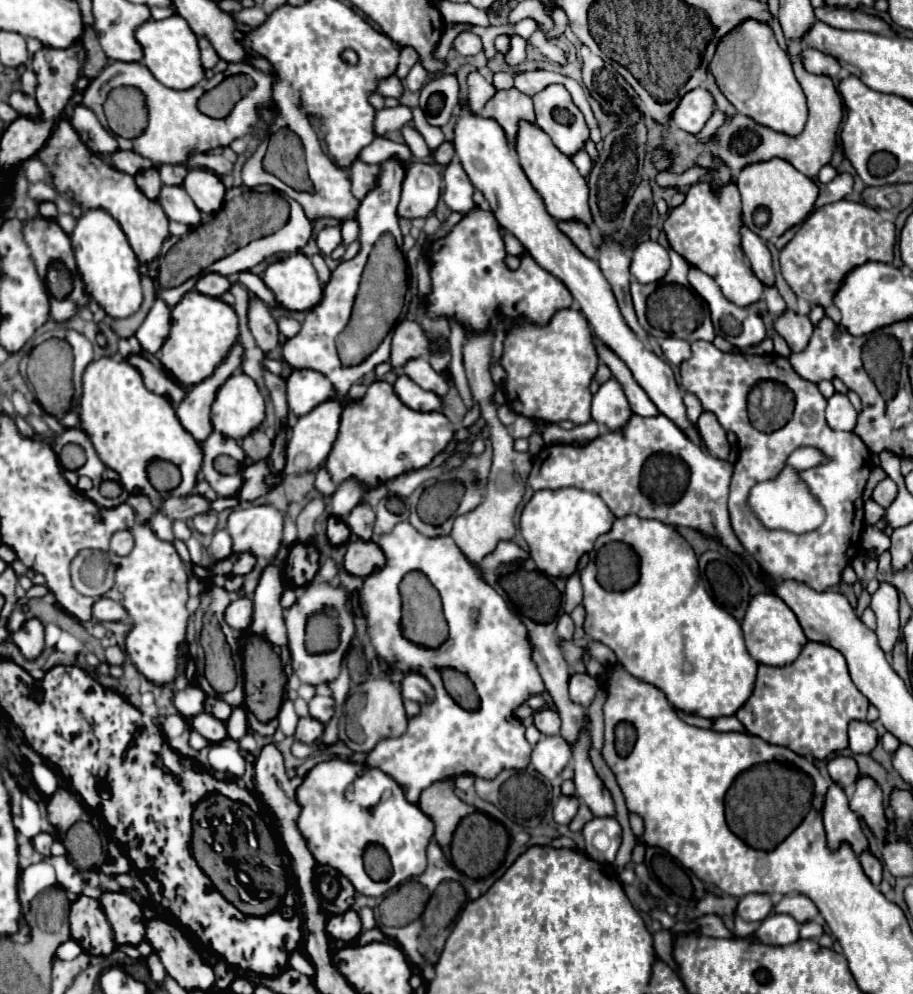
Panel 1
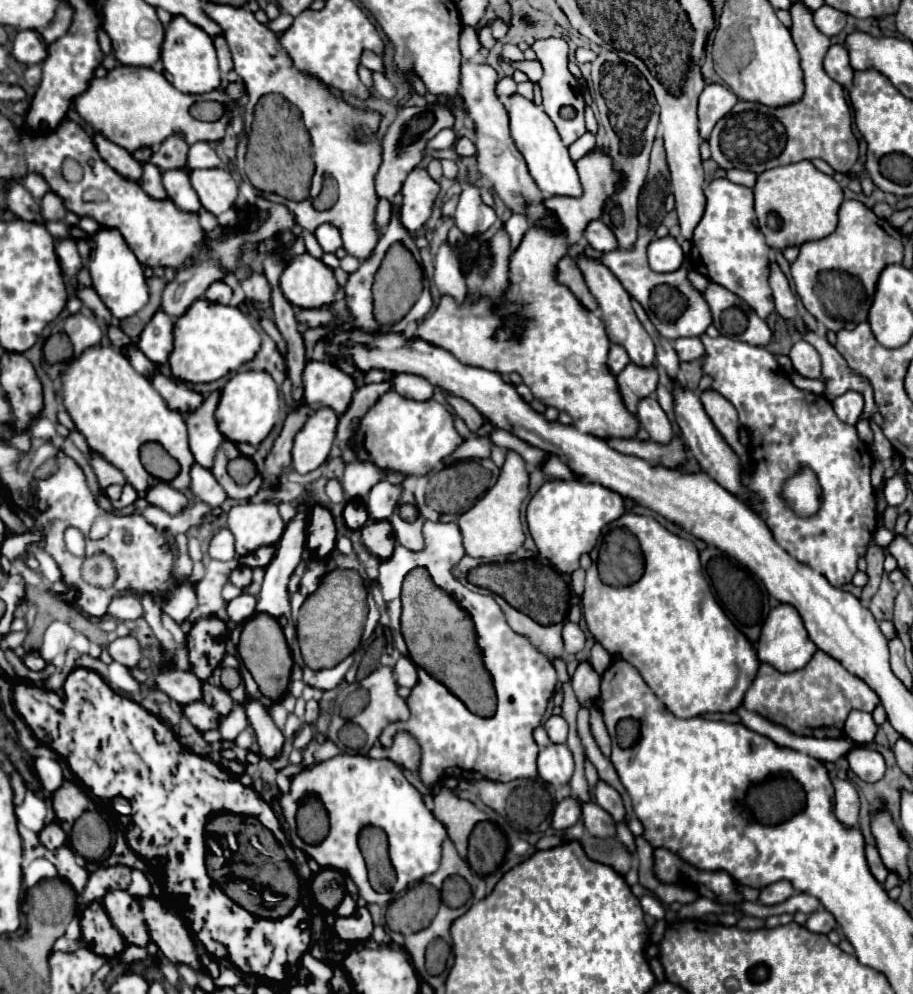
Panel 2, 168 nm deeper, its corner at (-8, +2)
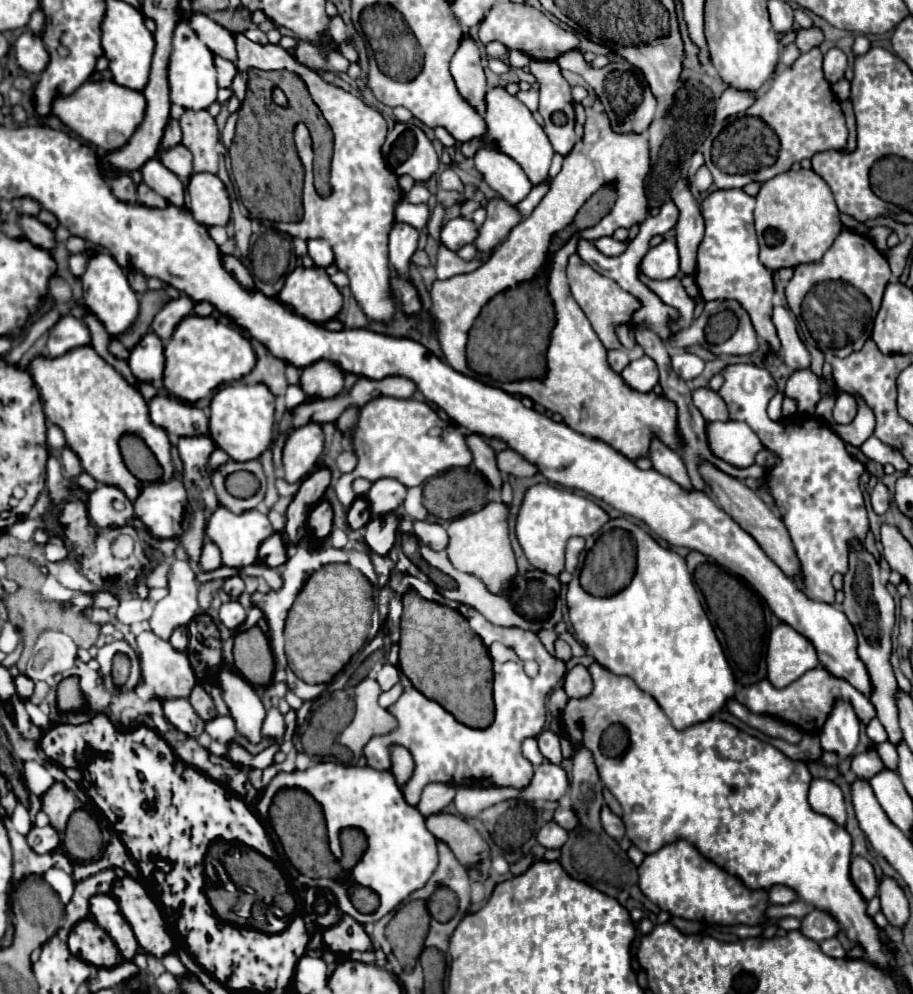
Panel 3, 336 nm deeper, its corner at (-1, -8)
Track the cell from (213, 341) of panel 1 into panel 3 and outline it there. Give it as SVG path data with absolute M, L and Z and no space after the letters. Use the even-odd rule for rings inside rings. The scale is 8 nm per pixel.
M185 317L165 347L165 389L189 403L211 395L221 383L237 381L255 367L251 343L241 331L223 325L213 317Z

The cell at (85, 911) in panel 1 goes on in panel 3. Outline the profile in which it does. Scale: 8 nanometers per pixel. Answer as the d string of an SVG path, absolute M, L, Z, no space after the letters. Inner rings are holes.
M89 919L77 923L69 933L69 949L79 959L103 969L111 969L123 961L113 939L109 939L109 935Z

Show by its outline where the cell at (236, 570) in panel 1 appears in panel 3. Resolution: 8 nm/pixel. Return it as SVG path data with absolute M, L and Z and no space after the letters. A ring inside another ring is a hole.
M273 533L259 549L259 561L269 567L281 567L287 561L287 541L283 533Z

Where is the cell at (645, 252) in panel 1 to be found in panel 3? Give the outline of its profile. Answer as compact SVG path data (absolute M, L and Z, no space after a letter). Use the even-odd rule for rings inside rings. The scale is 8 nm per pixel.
M665 239L657 247L651 247L641 261L641 269L651 279L671 279L679 275L679 257L675 241Z

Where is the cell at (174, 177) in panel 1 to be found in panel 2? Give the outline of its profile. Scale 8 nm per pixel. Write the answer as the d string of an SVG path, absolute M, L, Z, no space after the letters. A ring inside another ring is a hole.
M172 135L168 141L164 141L164 145L156 147L150 157L150 163L160 167L162 171L172 171L172 169L188 171L188 145L184 137Z

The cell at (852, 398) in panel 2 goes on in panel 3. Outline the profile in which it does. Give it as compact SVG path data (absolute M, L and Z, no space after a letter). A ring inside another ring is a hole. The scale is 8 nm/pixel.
M841 393L837 397L835 409L833 409L833 419L835 423L851 423L857 415L857 401L849 393Z

